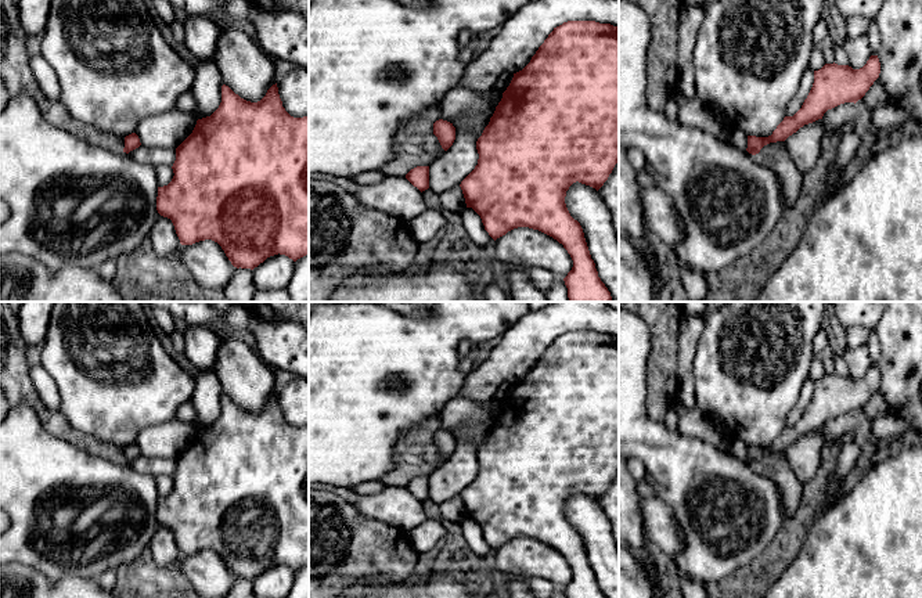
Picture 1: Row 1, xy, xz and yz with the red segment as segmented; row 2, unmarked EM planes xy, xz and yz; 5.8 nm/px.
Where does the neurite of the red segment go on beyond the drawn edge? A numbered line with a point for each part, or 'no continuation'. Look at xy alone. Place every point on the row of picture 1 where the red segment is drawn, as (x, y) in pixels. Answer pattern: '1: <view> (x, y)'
no continuation

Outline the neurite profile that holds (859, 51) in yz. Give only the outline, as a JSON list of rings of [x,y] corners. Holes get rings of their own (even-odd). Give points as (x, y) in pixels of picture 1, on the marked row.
[[[868,33],[856,39],[843,39],[842,43],[849,57],[849,66],[862,68],[871,57]]]

